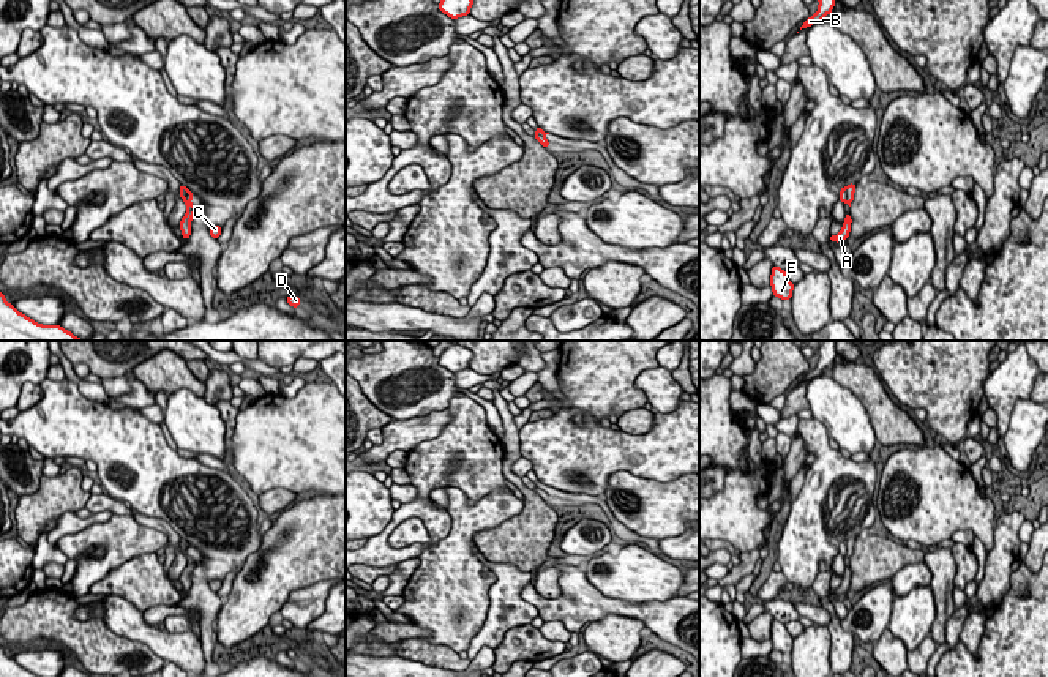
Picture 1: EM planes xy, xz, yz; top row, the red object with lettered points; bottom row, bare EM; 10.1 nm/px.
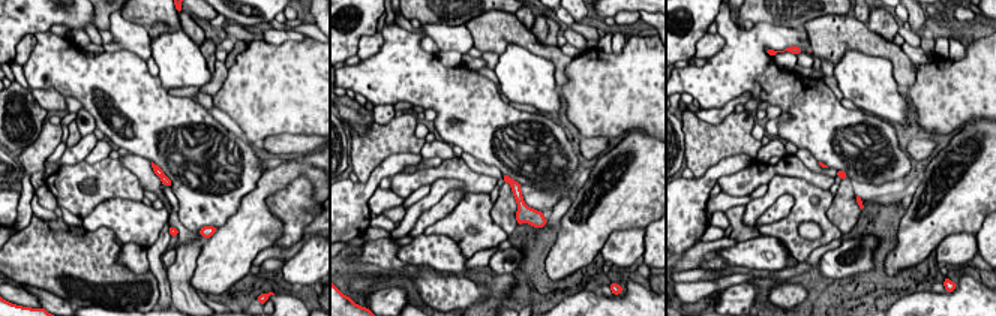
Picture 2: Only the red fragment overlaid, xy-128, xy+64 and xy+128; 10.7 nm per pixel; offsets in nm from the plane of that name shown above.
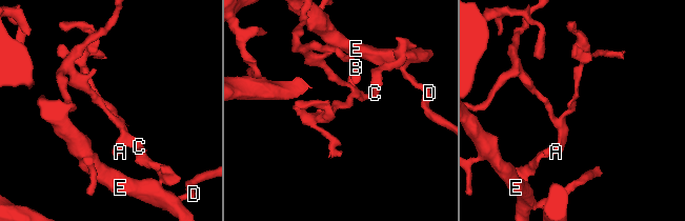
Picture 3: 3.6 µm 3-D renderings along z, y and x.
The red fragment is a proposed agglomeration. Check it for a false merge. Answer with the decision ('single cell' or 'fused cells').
fused cells

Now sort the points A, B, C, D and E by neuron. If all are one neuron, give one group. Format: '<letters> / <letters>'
A C / B D E

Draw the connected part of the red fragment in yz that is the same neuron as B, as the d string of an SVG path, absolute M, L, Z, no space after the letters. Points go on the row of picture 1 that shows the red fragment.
M818 0L818 2L819 2L819 6L816 14L803 21L803 25L800 27L800 30L811 27L816 22L821 22L824 16L832 13L837 0Z

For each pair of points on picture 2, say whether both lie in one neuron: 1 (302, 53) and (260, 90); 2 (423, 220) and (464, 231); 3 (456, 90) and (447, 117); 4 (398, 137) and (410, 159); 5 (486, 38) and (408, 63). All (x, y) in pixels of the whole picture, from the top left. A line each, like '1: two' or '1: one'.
1: one
2: two
3: one
4: two
5: two

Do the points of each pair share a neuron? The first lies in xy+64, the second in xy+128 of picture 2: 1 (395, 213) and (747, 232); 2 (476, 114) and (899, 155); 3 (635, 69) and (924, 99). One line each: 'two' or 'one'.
1: one
2: one
3: one

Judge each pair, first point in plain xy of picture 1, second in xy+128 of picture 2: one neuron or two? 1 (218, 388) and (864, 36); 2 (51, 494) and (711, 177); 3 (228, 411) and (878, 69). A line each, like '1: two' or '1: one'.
1: two
2: two
3: two

